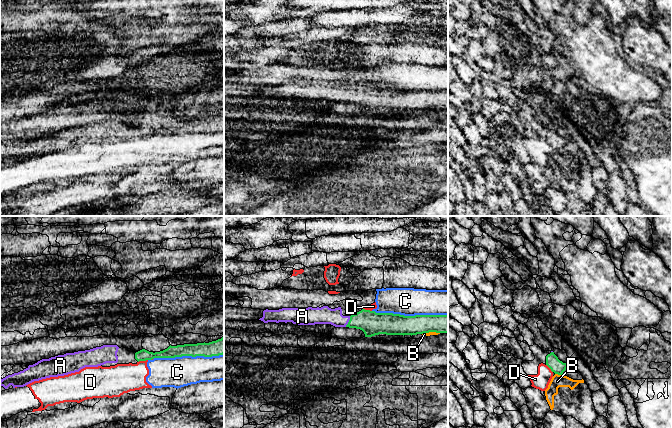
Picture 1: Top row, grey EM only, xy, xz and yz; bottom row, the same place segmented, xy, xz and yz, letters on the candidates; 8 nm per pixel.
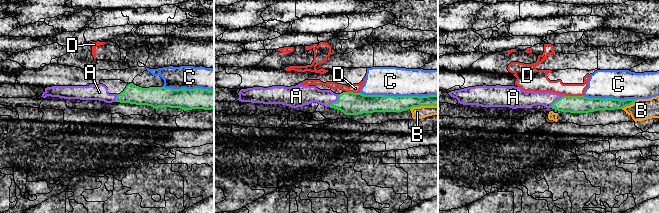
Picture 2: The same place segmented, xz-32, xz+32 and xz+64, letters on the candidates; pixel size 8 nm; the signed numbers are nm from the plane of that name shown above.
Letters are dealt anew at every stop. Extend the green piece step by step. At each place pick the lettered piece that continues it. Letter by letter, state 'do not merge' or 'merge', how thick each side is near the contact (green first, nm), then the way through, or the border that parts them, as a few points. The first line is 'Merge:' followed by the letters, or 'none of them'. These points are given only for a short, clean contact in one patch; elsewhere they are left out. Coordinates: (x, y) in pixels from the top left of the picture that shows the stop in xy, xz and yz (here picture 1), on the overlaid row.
Merge: A
A: merge; calibres 190 and 140 nm
B: do not merge; calibres 110 and 100 nm
C: do not merge; calibres 180 and 220 nm
D: do not merge; calibres 100 and 240 nm; border xy (147, 359), (138, 362)

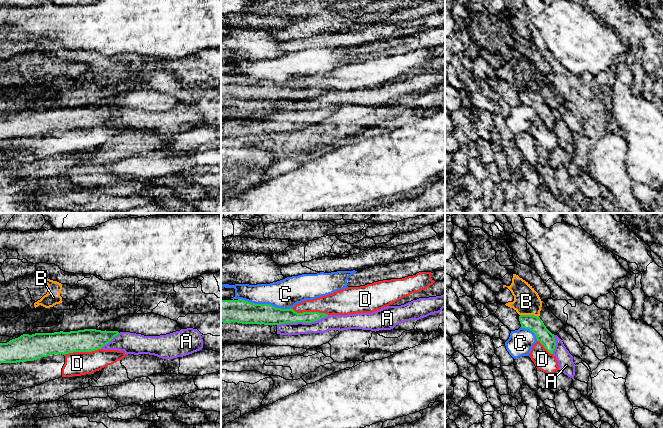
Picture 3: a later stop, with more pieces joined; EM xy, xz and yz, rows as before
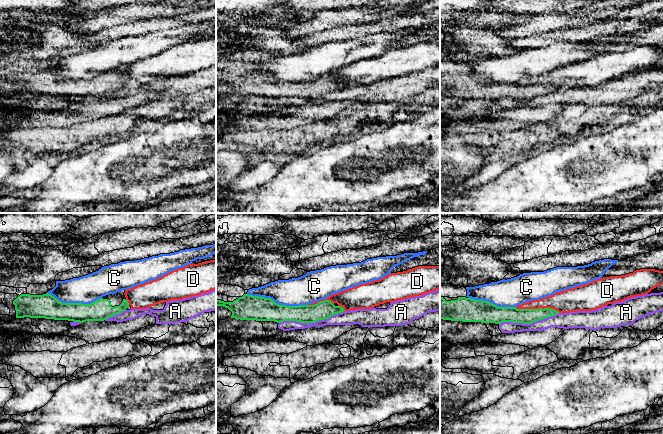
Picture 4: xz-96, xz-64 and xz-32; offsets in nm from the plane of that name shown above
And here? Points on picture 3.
Merge: none of them
A: do not merge; calibres 140 and 130 nm
B: do not merge; calibres 120 and 200 nm
C: do not merge; calibres 190 and 240 nm
D: do not merge; calibres 190 and 190 nm

